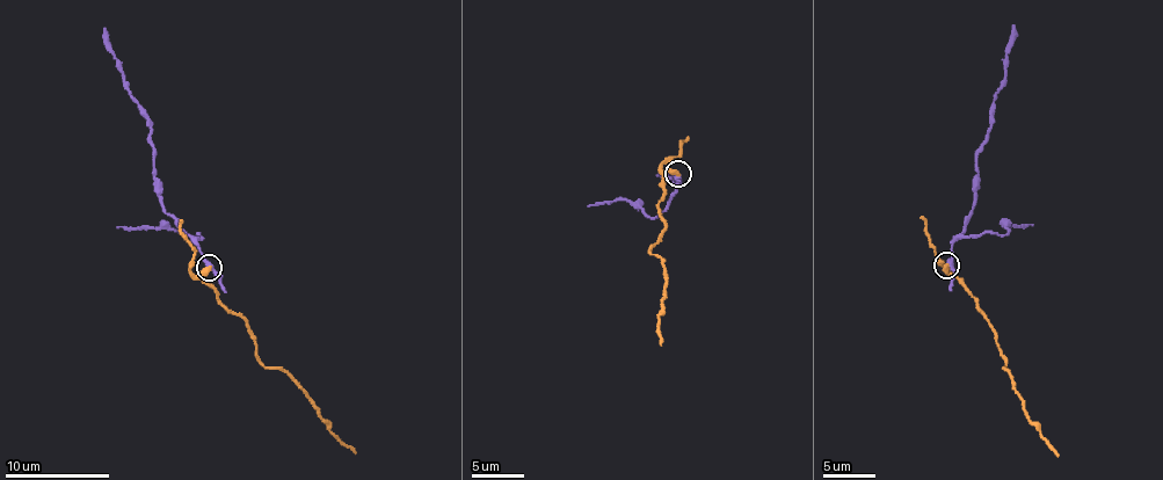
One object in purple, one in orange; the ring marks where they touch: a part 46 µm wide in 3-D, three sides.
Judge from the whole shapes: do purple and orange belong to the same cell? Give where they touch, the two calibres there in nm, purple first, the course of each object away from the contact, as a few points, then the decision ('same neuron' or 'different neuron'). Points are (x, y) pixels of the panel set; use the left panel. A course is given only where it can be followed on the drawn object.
(209, 267) | 280/420 nm | purple via (210, 267), (204, 254), (165, 211), (150, 120), (122, 78), (122, 64), (103, 27) | orange via (210, 267), (201, 275), (219, 303), (246, 321), (257, 360), (293, 380), (335, 437), (357, 452) | different neuron

